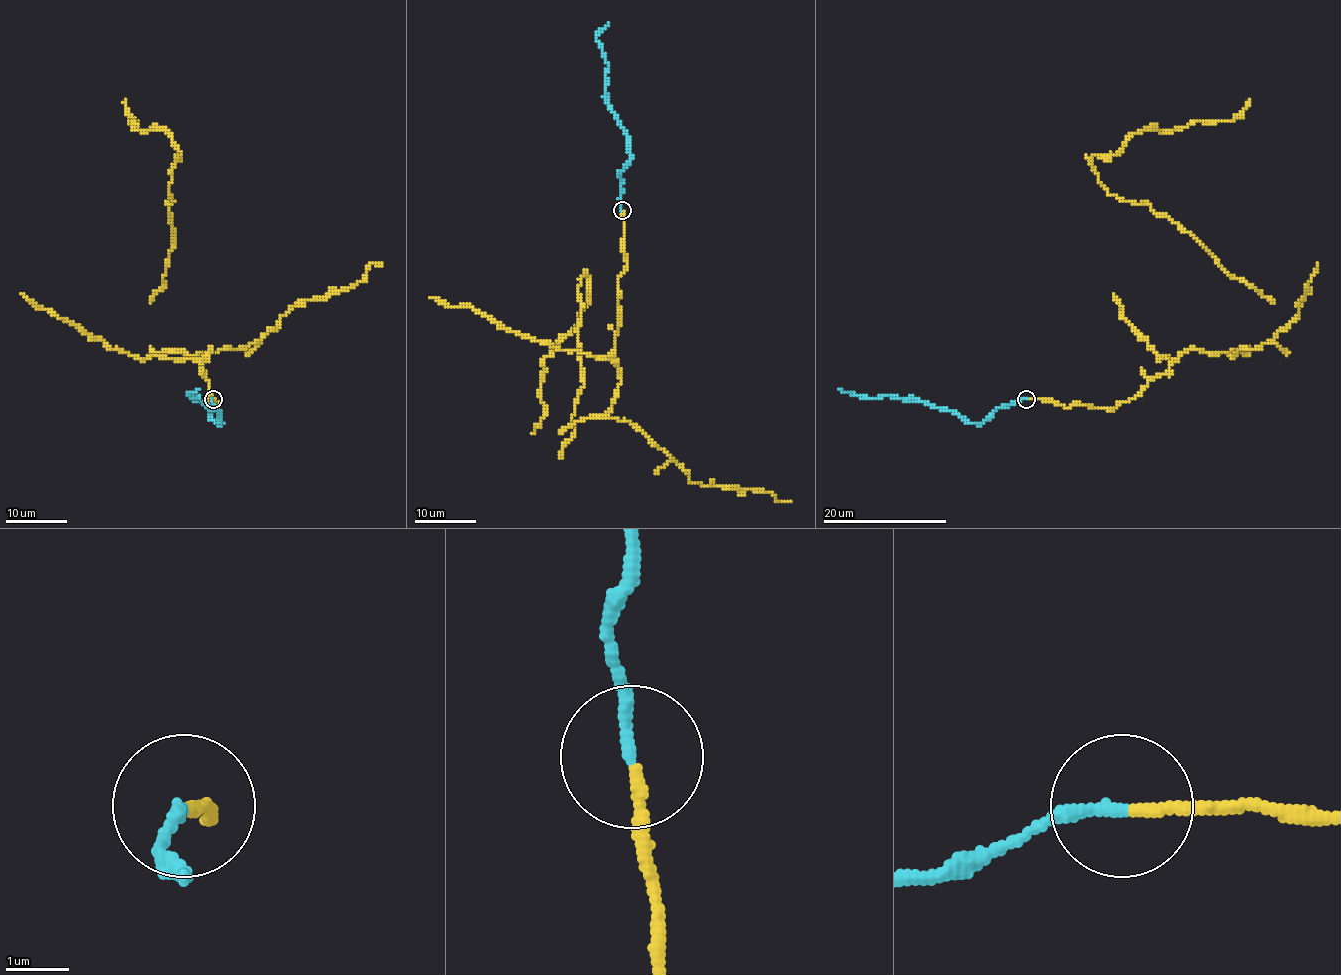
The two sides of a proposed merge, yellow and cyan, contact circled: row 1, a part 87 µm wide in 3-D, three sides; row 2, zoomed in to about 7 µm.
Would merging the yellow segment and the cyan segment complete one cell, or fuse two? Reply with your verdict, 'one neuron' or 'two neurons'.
one neuron

